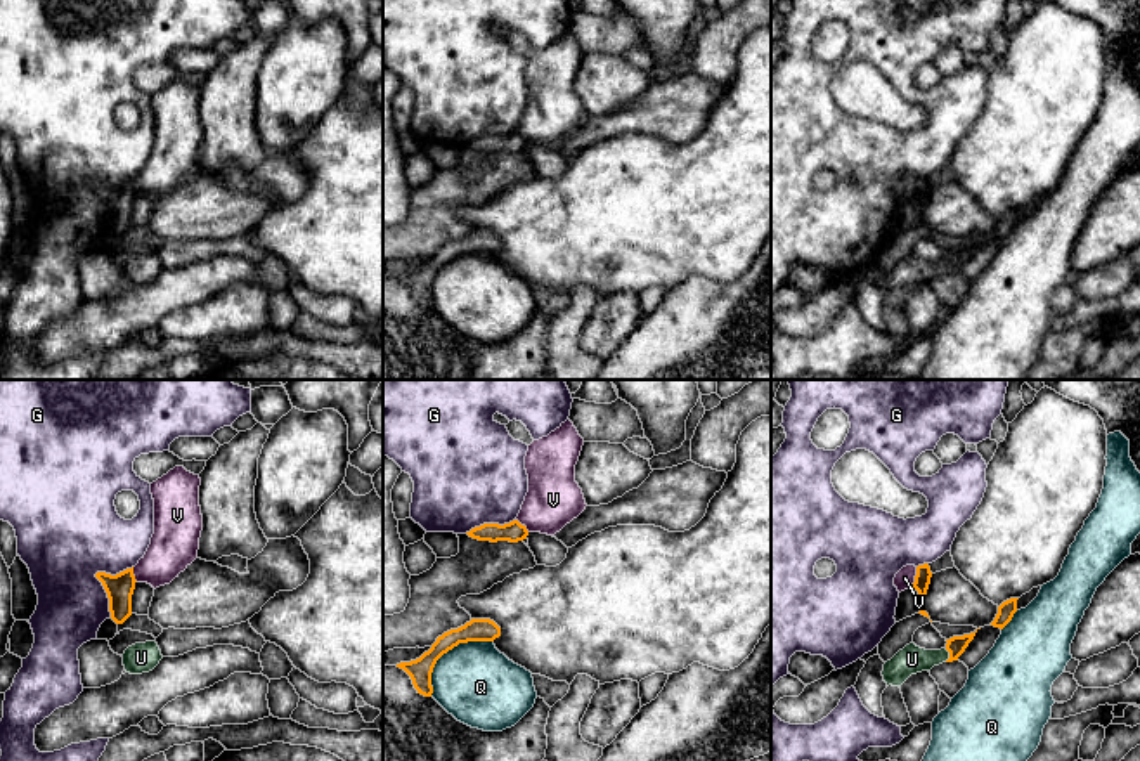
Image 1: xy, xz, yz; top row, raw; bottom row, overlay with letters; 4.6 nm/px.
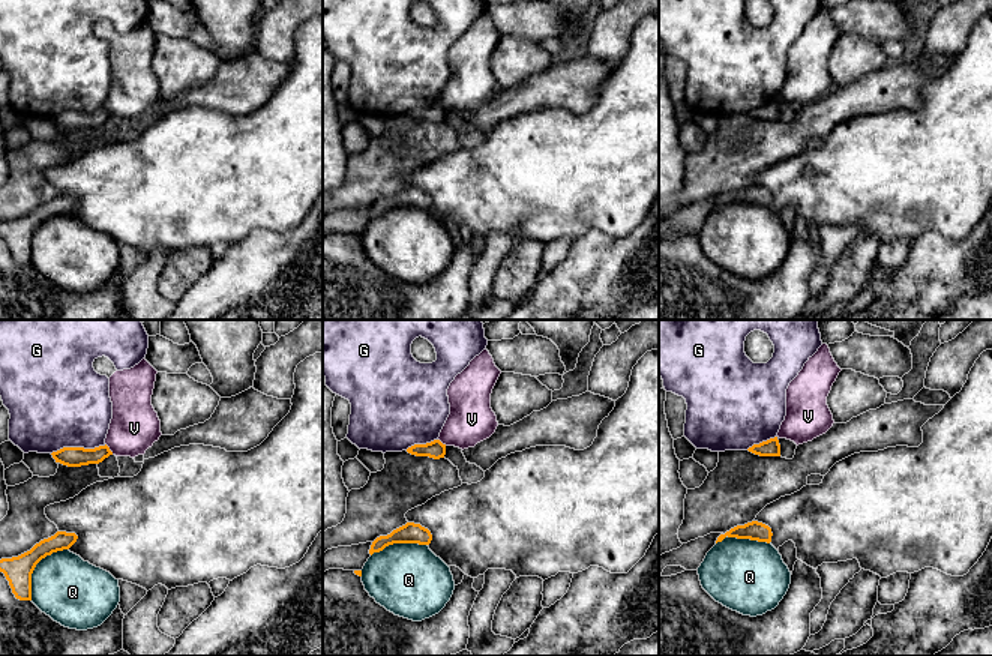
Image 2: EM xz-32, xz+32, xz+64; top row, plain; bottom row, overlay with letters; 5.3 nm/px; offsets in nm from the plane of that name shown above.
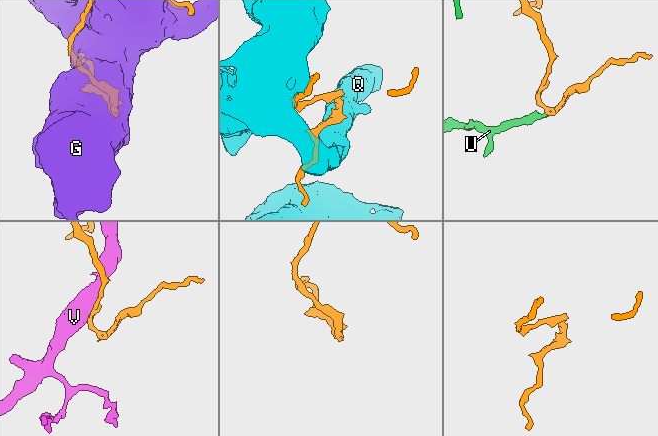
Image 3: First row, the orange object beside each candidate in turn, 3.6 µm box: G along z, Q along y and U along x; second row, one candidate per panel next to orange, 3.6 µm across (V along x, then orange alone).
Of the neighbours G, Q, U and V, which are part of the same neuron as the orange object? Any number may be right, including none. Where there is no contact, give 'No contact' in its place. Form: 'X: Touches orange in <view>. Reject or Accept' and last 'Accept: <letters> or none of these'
G: Touches orange in xy. Reject
Q: Touches orange in xz. Reject
U: Touches orange in yz. Accept
V: Touches orange in yz. Reject
Accept: U

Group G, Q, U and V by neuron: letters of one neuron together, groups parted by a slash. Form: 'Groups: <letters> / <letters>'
Groups: G / Q / U / V

